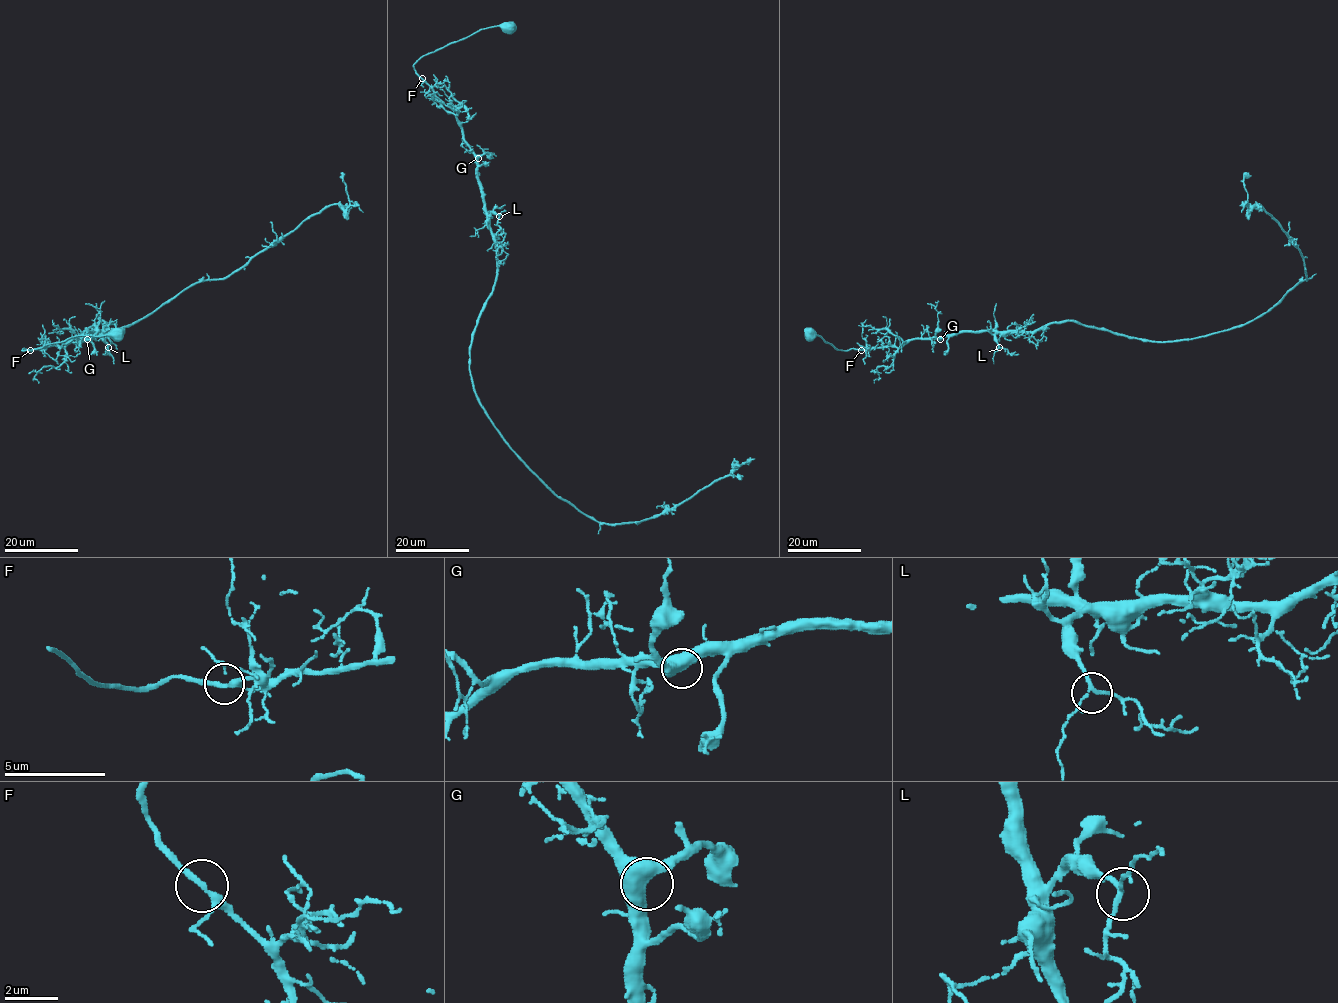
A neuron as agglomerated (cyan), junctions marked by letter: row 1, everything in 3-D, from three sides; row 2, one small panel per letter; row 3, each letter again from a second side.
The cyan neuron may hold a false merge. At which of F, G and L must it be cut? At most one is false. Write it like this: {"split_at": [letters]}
{"split_at": []}

